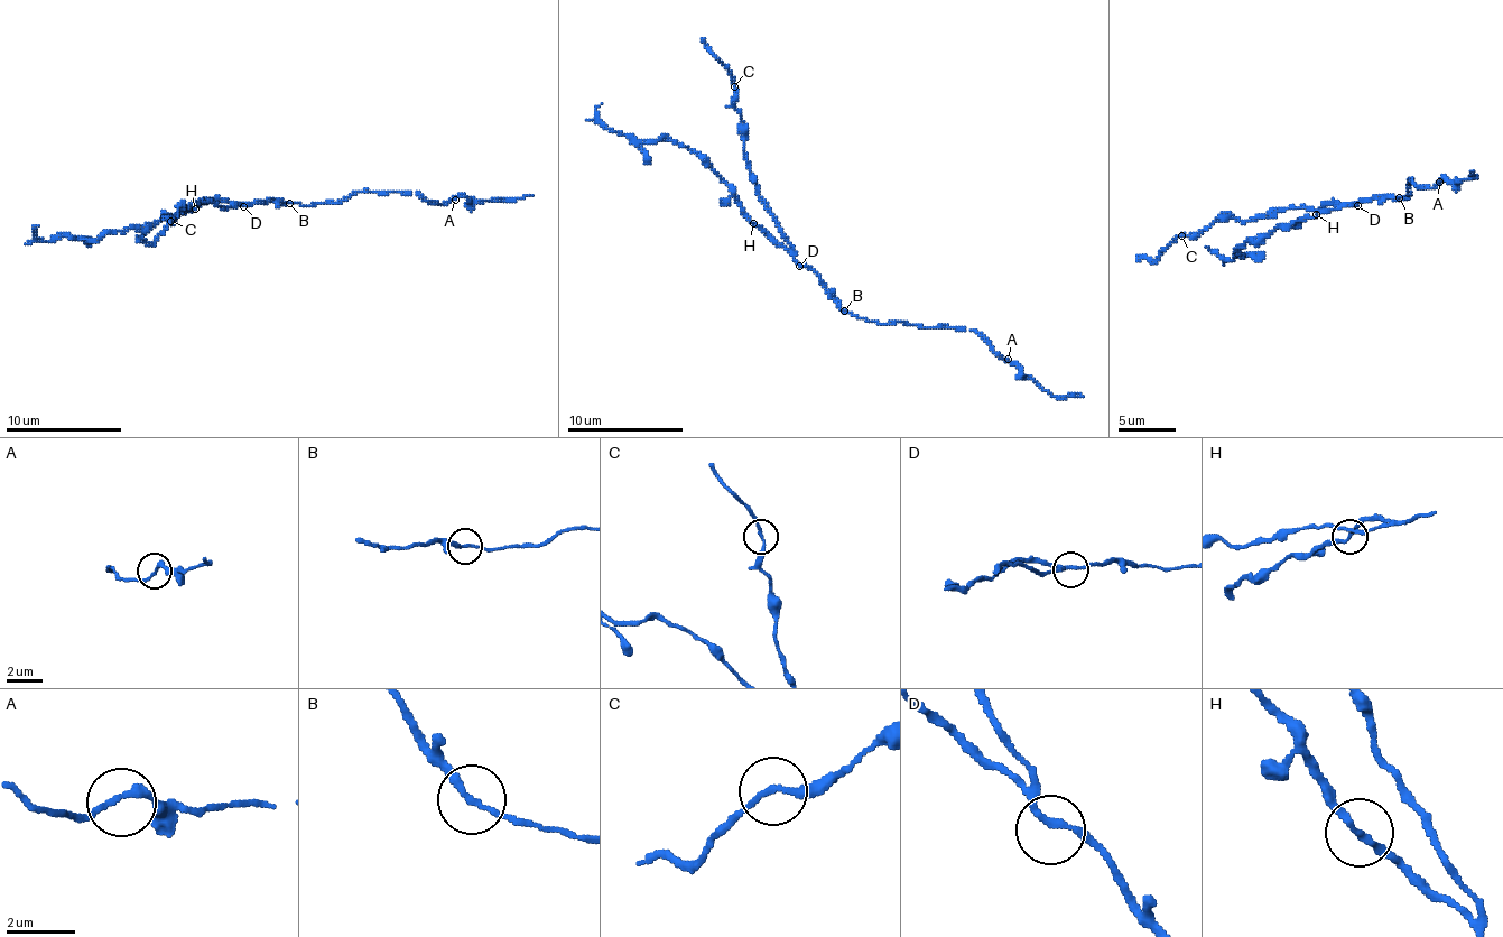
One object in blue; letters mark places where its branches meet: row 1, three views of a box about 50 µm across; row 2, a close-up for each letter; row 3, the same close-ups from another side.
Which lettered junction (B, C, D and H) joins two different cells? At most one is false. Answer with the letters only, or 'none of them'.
B

